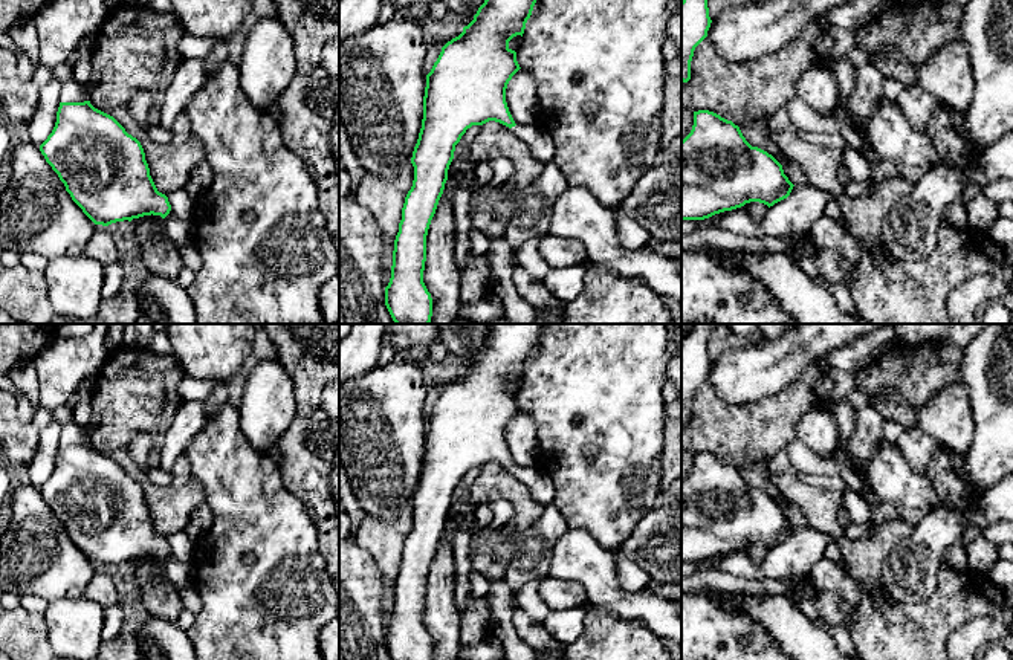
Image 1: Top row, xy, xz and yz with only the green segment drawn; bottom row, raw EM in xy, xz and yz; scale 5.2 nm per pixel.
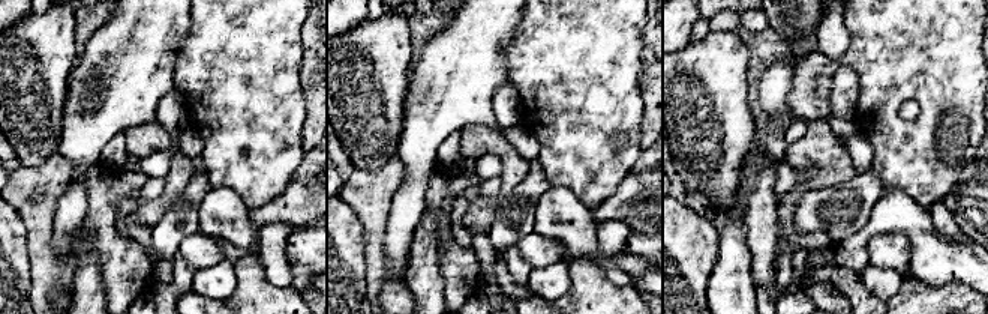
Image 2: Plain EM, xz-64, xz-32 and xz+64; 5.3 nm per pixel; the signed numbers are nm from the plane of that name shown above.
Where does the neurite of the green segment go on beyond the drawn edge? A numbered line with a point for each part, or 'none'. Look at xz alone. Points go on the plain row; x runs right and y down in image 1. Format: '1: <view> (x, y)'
1: xz (541, 488)

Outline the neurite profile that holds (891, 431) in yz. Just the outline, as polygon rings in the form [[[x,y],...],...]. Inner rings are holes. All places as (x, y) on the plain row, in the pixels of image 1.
[[[892,420],[882,422],[882,435],[889,445],[897,445],[903,429]]]

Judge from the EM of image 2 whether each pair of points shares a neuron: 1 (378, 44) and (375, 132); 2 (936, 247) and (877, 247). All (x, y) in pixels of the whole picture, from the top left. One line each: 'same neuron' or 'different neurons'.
1: same neuron
2: different neurons

